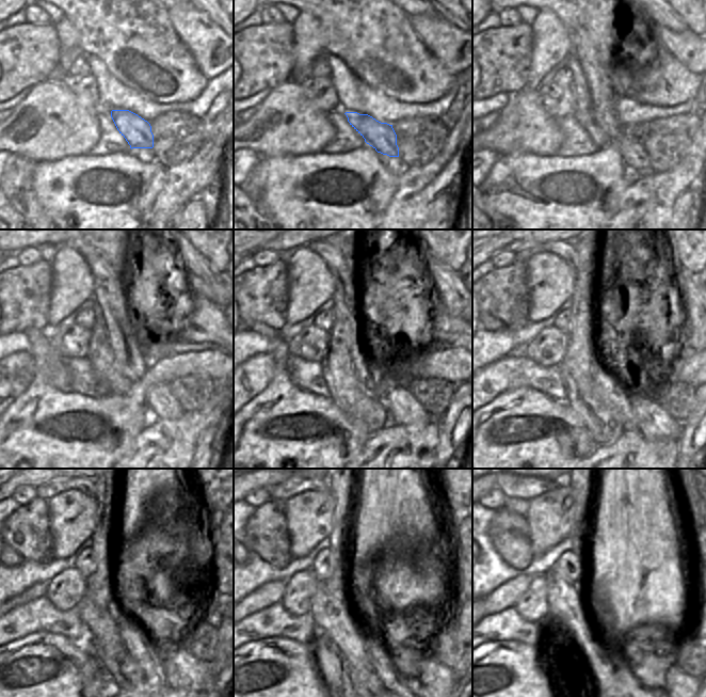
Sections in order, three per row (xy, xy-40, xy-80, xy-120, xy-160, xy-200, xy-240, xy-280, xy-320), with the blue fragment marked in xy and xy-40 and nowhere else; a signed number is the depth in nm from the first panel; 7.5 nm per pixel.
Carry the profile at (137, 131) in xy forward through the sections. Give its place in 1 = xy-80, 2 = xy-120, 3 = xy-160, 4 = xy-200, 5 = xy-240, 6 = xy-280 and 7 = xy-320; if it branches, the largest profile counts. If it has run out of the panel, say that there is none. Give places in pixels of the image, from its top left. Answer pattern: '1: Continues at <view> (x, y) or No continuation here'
1: Continues at xy-80 (635, 156)
2: Continues at xy-120 (162, 404)
3: Continues at xy-160 (404, 409)
4: Continues at xy-200 (654, 423)
5: Continues at xy-240 (182, 669)
6: Continues at xy-280 (434, 683)
7: Continues at xy-320 (674, 685)

